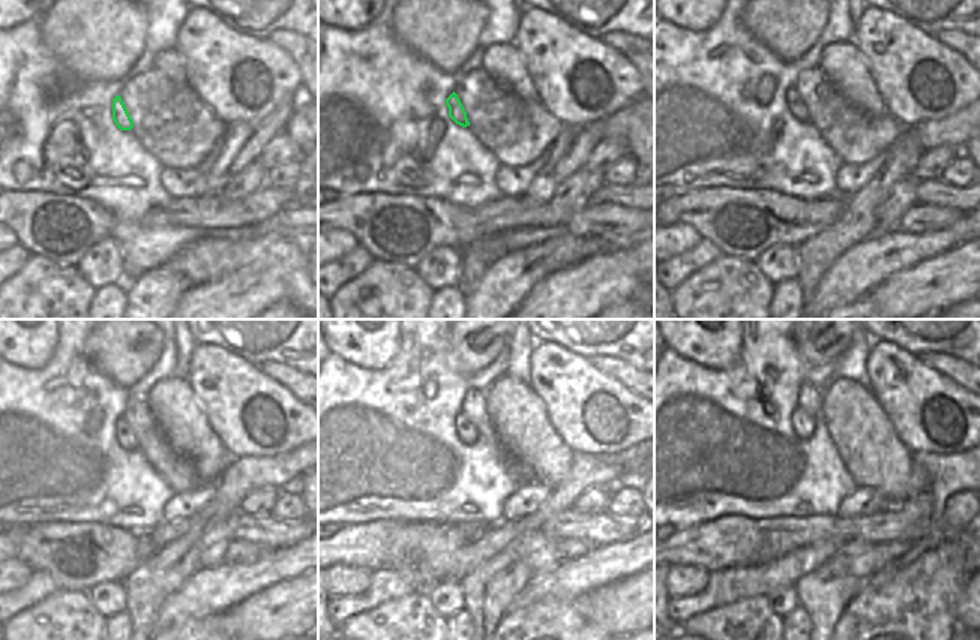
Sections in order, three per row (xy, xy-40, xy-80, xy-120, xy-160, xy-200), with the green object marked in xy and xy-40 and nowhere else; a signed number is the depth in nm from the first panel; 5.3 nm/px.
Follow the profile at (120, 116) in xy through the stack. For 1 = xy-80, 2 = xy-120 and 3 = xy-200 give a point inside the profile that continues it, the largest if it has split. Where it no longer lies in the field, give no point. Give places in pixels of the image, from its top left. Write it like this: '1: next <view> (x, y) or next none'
1: next xy-80 (796, 105)
2: next xy-120 (125, 436)
3: next xy-200 (803, 423)

